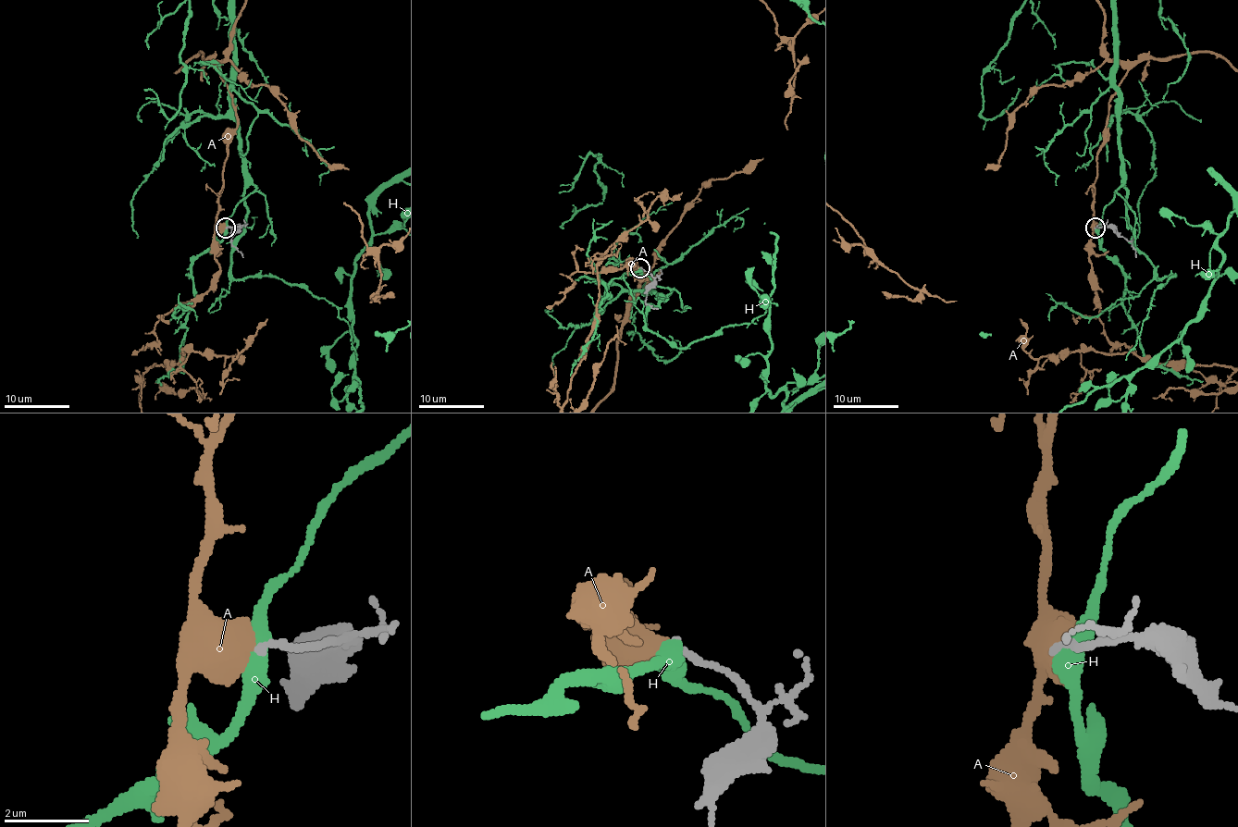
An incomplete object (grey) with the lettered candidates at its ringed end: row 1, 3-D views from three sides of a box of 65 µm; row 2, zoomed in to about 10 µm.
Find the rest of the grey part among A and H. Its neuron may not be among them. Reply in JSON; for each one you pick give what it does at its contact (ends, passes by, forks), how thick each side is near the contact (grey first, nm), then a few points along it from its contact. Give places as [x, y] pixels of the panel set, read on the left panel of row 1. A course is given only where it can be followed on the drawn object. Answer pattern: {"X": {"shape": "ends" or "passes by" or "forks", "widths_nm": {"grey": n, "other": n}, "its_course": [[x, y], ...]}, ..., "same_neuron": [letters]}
{"same_neuron": []}

